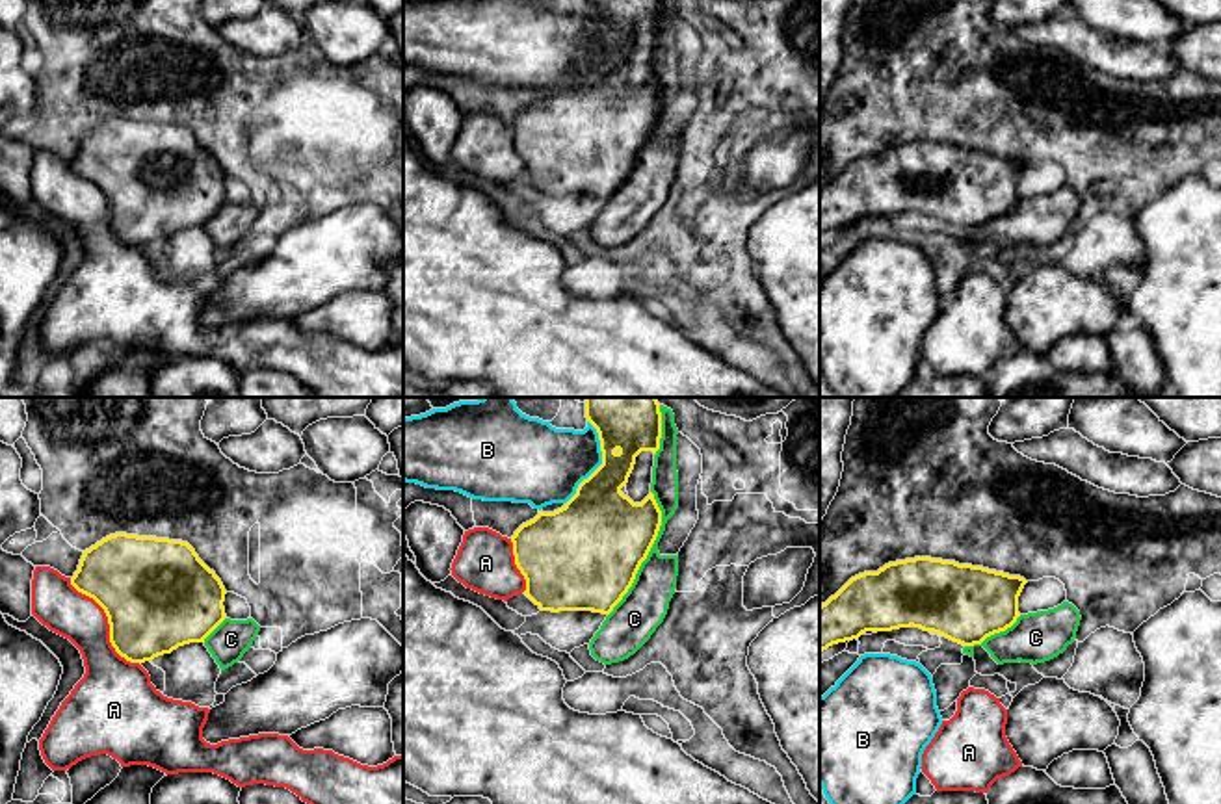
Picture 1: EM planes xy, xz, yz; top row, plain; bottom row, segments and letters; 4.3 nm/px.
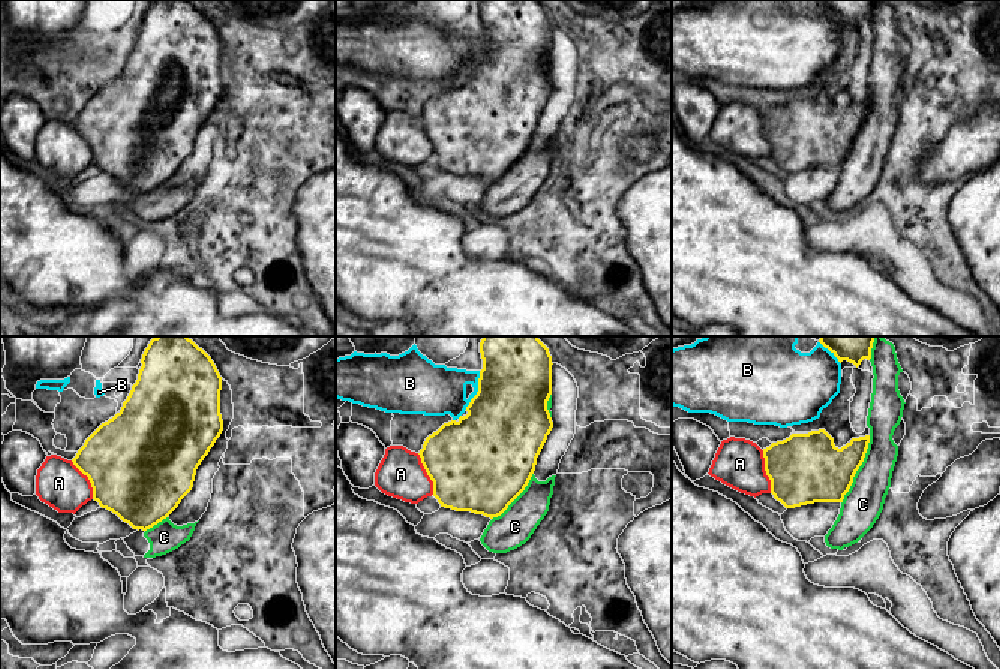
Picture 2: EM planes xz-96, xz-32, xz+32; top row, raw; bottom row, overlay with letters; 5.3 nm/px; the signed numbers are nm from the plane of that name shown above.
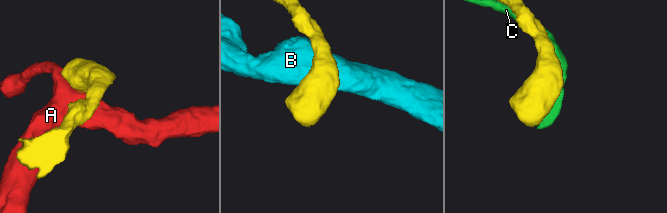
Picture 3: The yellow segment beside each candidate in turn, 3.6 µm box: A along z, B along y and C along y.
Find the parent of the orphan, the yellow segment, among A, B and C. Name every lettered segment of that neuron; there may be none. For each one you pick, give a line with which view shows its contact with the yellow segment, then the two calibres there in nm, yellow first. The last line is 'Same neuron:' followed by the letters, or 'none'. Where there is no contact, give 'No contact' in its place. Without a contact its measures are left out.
C: Touches yellow in xz. Thickness 440 nm (yellow) against 200 nm
Same neuron: C

